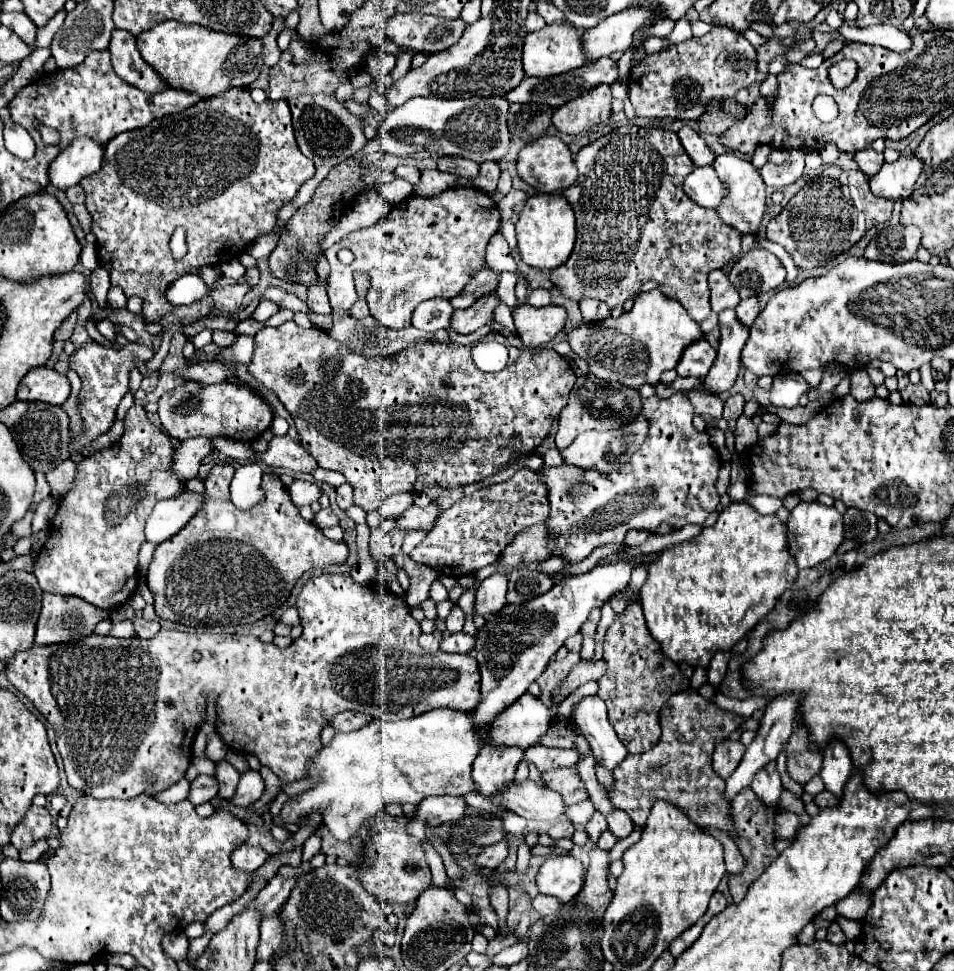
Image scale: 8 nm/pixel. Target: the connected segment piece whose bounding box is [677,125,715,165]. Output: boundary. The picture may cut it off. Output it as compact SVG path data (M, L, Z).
M683 125L683 127L677 131L677 137L679 137L683 149L685 149L687 155L693 159L695 165L711 165L711 163L713 163L713 159L715 159L713 151L705 145L703 137L701 137L695 129L691 129L689 125Z

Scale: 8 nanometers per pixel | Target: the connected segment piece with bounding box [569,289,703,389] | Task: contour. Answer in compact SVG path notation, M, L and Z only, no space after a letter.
M659 289L641 293L631 311L623 311L615 323L617 333L611 337L607 335L603 339L593 339L591 335L591 339L569 339L569 345L573 353L589 365L589 375L633 389L641 387L643 383L659 383L661 373L673 369L683 349L703 335L699 325L687 315L681 303L663 297Z

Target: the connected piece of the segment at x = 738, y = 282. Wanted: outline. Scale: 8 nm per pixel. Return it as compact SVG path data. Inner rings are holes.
M757 247L733 263L729 281L739 291L741 299L747 299L777 289L785 281L785 267L773 253Z

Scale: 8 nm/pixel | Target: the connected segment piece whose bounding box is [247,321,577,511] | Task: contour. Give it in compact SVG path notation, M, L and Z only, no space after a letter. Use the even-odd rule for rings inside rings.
M287 321L279 329L277 327L263 327L261 331L255 333L255 353L253 353L253 361L247 365L247 371L263 387L271 389L279 397L279 401L283 403L283 407L289 411L289 415L295 421L301 445L317 461L317 465L343 473L345 479L347 479L347 483L355 491L355 495L353 495L355 505L363 507L365 511L375 511L375 509L379 509L379 505L383 503L383 499L389 497L389 495L393 495L393 493L401 493L401 491L417 493L425 485L439 485L443 489L451 489L451 487L483 481L485 477L499 473L499 467L503 463L507 463L507 459L513 459L519 453L527 453L527 451L533 451L535 447L539 447L541 441L543 441L543 437L549 433L551 423L557 419L559 411L567 405L567 395L573 389L575 379L577 379L575 373L573 373L573 369L571 369L571 365L557 351L553 351L553 349L519 349L519 347L511 345L507 341L507 337L501 335L499 331L493 331L489 337L493 337L495 341L503 343L509 349L509 363L499 373L479 371L473 365L473 361L471 361L471 353L469 353L471 345L461 345L461 343L455 343L455 341L451 341L451 343L413 345L413 347L407 347L407 349L395 353L395 355L371 359L371 357L357 355L351 349L343 347L339 341L331 339L323 329L317 329L317 327L303 329L295 321Z

